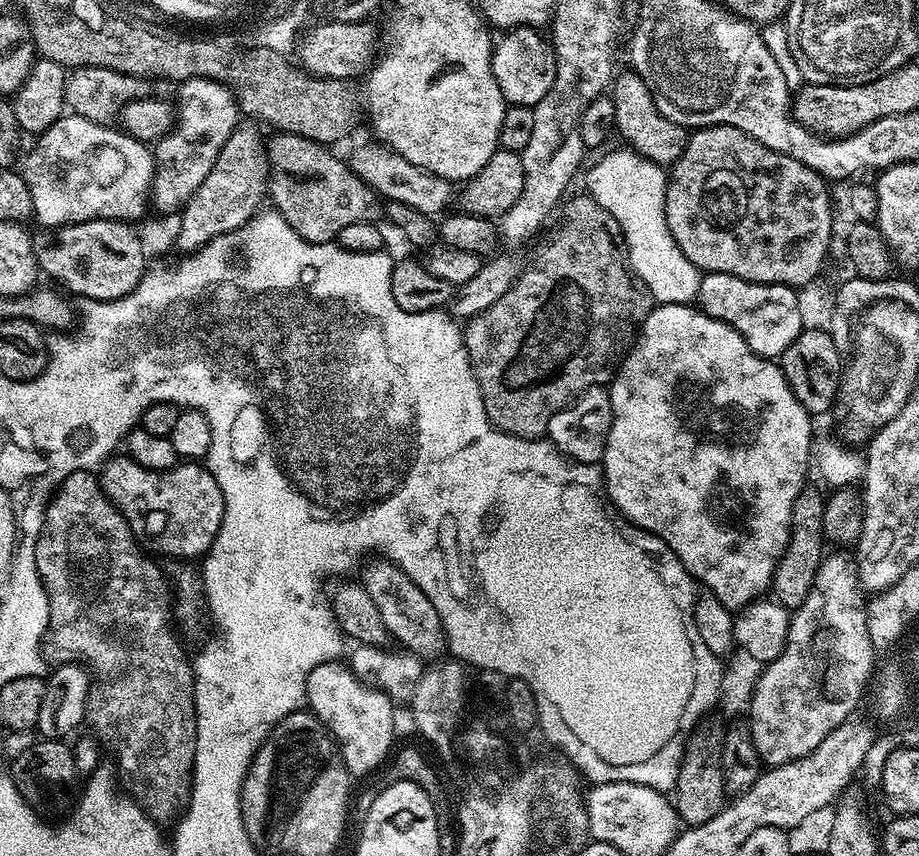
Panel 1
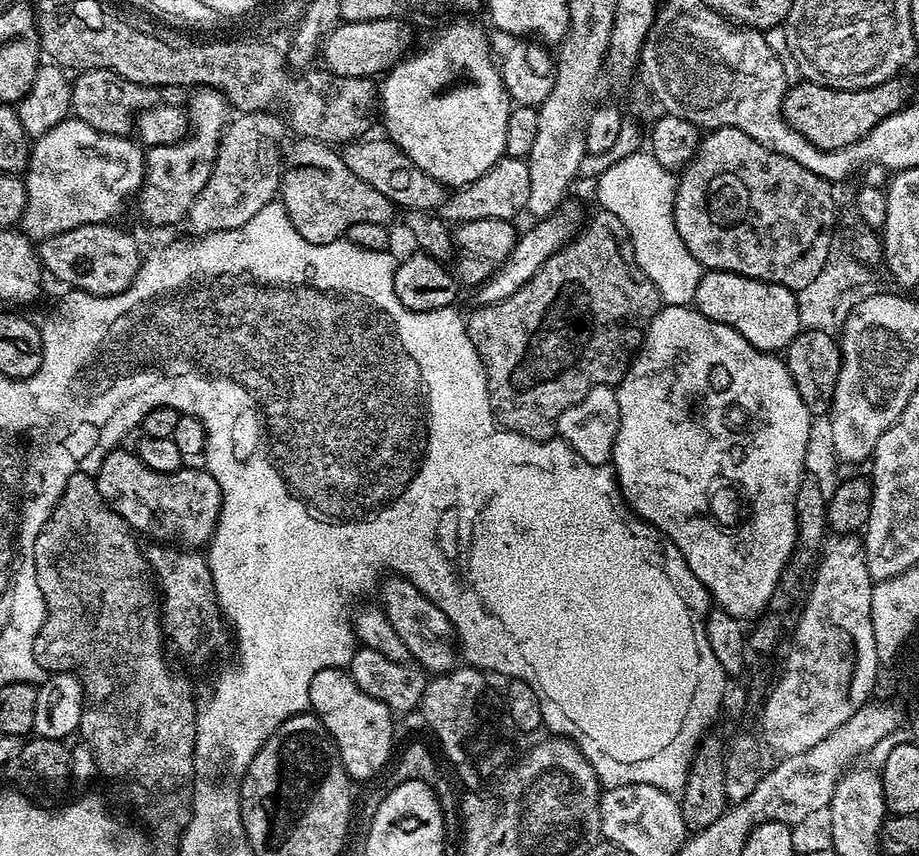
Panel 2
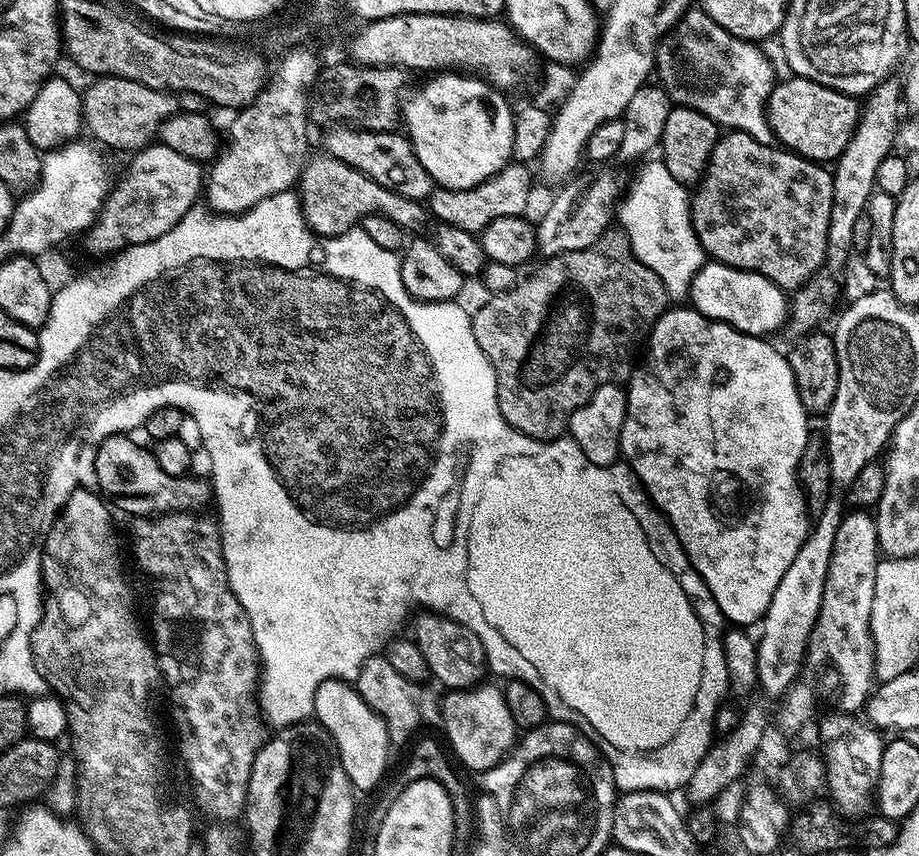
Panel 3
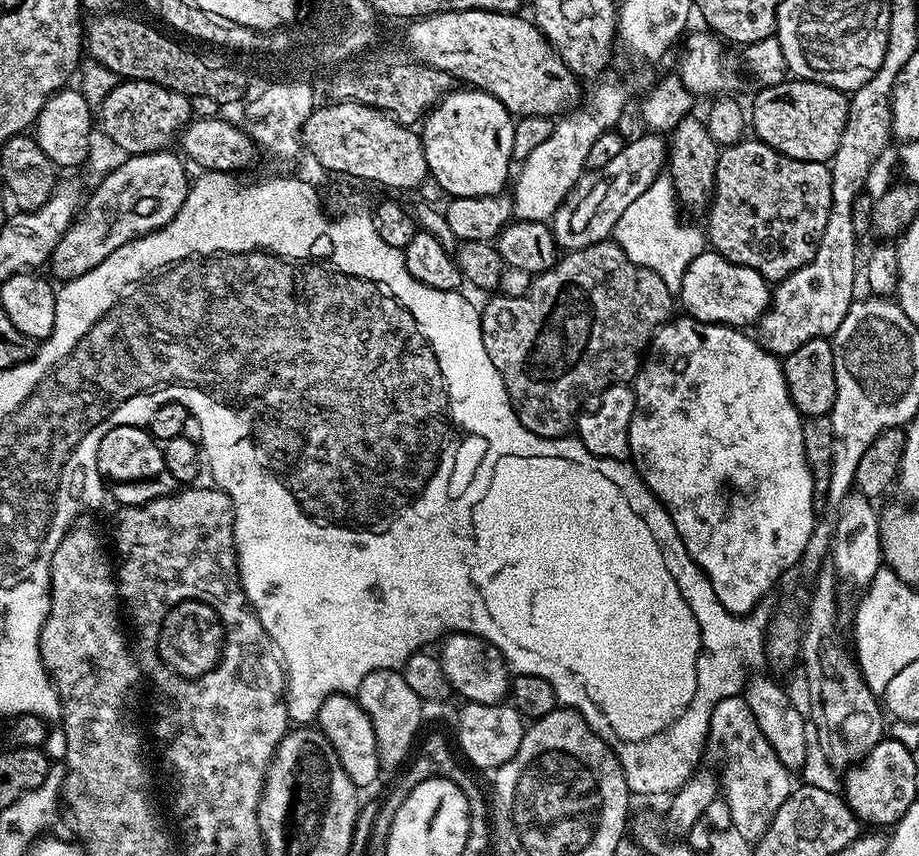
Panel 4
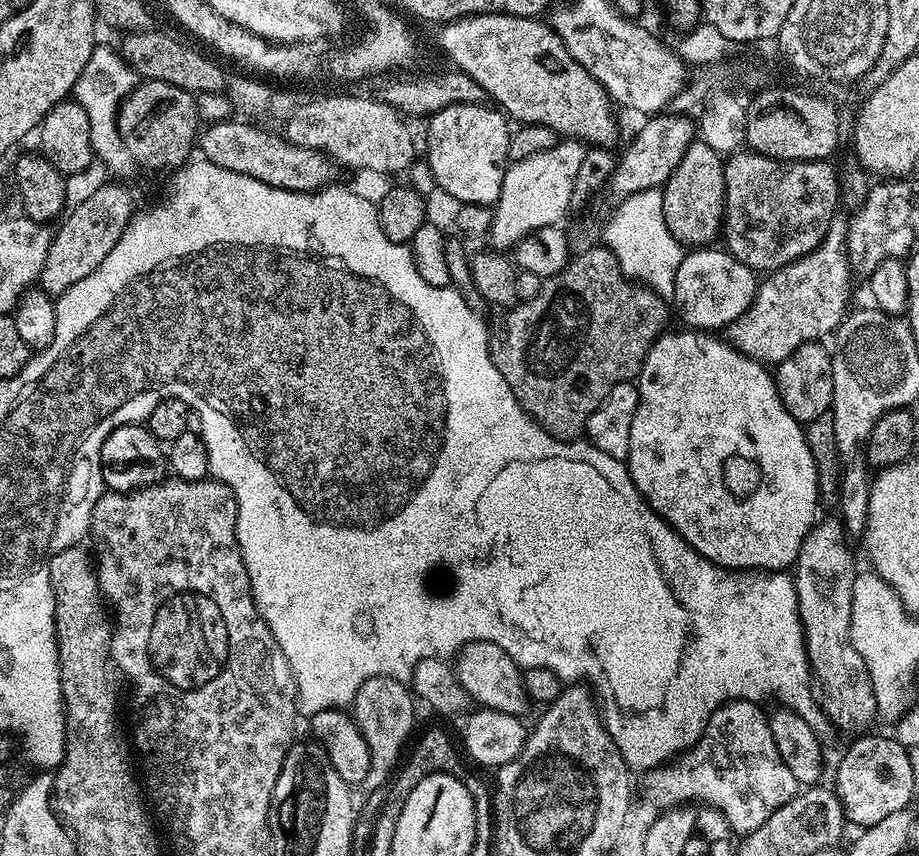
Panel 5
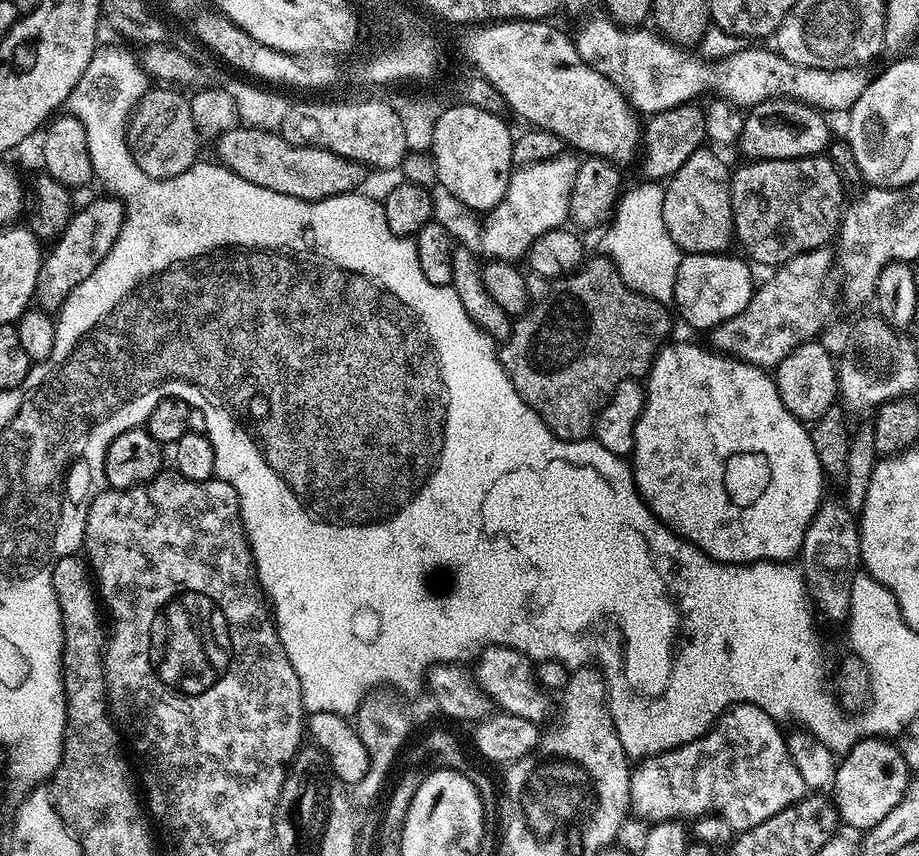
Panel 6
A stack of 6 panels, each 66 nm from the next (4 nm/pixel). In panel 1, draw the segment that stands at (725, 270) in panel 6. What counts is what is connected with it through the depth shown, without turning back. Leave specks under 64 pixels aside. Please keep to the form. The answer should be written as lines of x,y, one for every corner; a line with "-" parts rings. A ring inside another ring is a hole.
709,272
701,275
698,304
705,314
739,332
752,352
765,358
779,358
803,329
797,293
797,289
784,284
755,284
730,274

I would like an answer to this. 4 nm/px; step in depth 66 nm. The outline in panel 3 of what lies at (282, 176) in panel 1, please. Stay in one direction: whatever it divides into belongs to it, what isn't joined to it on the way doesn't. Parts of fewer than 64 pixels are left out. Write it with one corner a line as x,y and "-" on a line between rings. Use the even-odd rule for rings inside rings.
327,154
319,155
305,163
298,181
300,208
303,210
304,220
317,236
340,236
367,216
386,217
406,232
427,227
430,214
421,201
406,198
397,191
382,186
353,167
346,166
341,160

